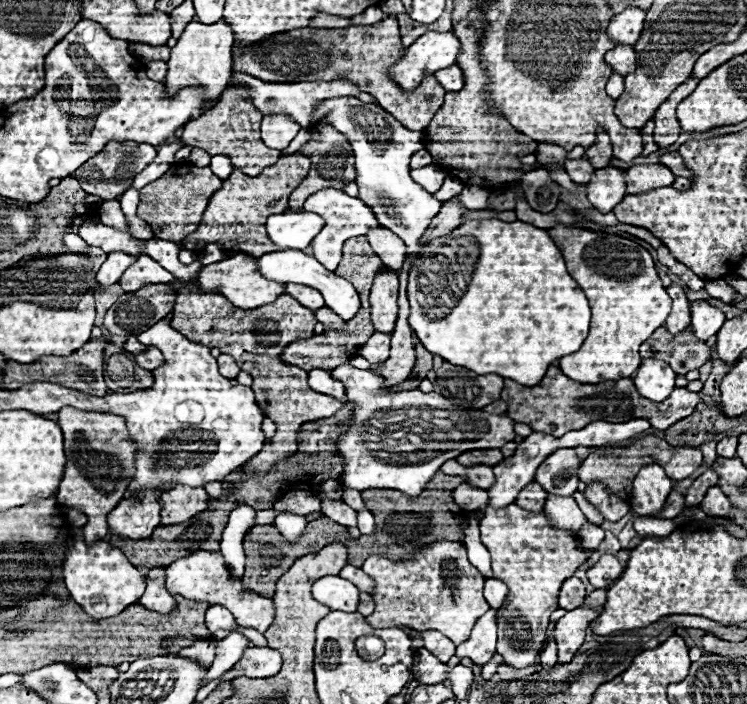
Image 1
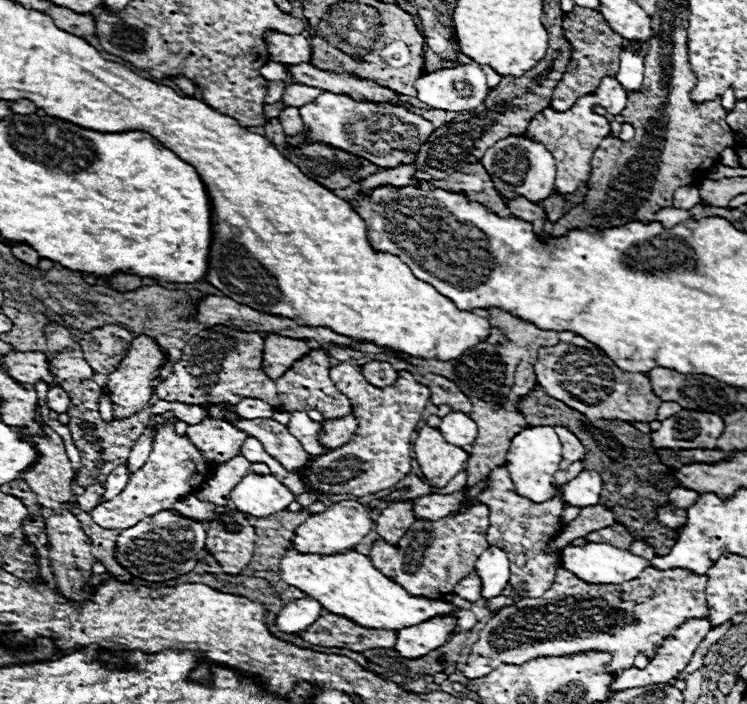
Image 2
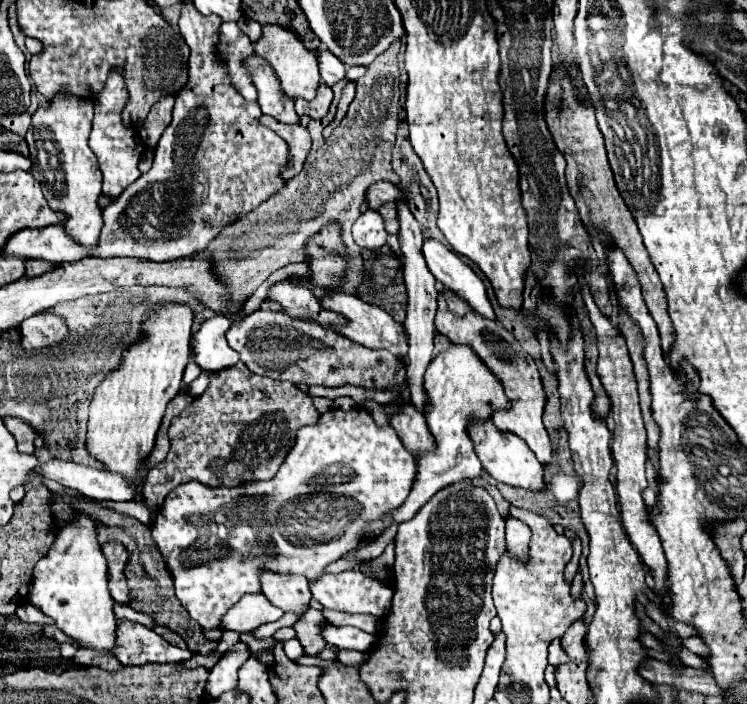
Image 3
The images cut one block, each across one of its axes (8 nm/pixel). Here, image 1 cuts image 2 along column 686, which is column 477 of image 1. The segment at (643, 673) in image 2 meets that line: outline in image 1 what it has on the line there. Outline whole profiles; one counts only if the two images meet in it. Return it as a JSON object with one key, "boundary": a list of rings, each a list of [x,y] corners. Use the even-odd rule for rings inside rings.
{"boundary":[[[488,610],[474,626],[470,638],[456,648],[456,656],[484,666],[496,652],[496,610]]]}

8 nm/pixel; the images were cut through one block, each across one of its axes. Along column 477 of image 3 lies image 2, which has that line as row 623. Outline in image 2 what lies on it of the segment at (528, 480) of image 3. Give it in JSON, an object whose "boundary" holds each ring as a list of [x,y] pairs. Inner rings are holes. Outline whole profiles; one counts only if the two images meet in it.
{"boundary":[[[432,618],[418,626],[396,630],[394,650],[402,658],[420,658],[436,648],[440,648],[454,628],[454,618]]]}

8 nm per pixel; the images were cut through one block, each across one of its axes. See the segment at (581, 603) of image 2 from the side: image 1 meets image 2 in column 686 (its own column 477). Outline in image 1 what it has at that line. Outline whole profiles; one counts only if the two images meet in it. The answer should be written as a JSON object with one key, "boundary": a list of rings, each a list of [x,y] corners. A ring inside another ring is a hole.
{"boundary":[[[436,540],[422,550],[418,550],[410,558],[402,560],[390,560],[380,554],[372,554],[366,558],[362,570],[374,578],[376,582],[376,594],[374,604],[376,610],[366,618],[370,626],[408,626],[418,632],[426,630],[438,630],[446,638],[450,638],[454,644],[460,644],[470,638],[470,632],[476,624],[476,618],[480,618],[490,606],[482,596],[484,590],[484,576],[468,562],[466,548],[462,542],[450,542],[450,540]]]}

